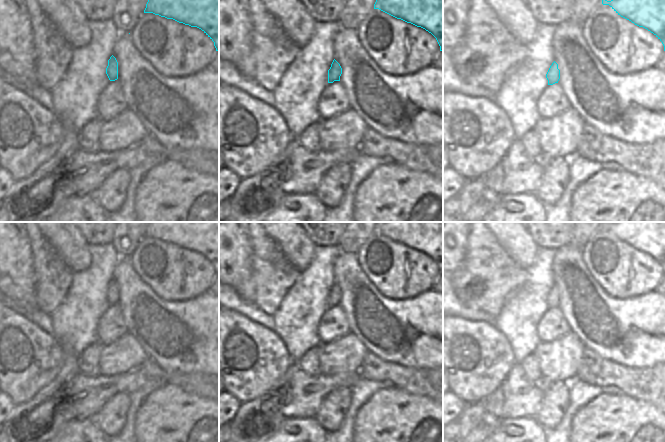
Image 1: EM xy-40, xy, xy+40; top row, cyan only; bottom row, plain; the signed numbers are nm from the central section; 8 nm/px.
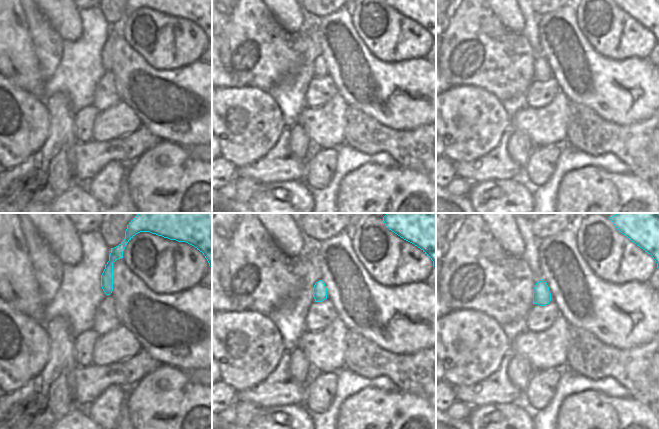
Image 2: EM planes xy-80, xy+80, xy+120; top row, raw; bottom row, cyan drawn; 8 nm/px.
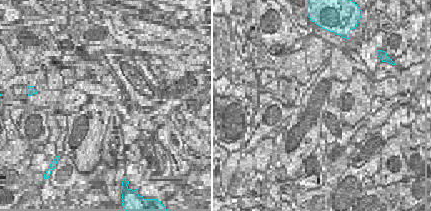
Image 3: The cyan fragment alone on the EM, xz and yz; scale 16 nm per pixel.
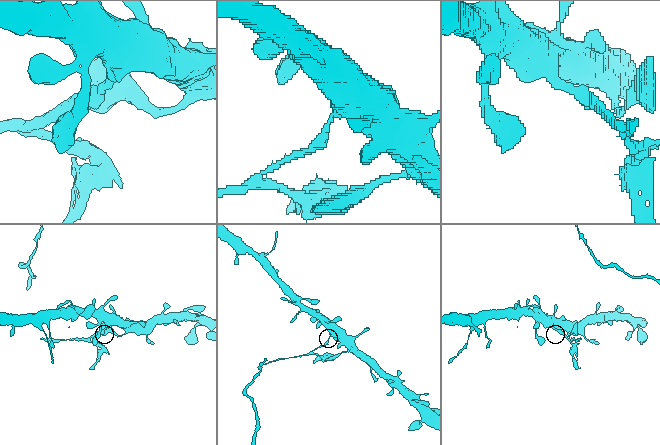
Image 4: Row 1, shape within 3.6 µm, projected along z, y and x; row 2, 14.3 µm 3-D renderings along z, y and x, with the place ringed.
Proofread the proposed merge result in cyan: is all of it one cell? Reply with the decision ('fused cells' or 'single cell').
fused cells

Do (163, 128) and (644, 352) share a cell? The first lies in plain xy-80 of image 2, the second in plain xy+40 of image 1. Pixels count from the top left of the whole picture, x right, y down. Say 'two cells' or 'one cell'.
one cell

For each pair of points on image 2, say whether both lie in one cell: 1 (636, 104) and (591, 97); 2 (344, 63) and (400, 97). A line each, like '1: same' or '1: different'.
1: same
2: same

